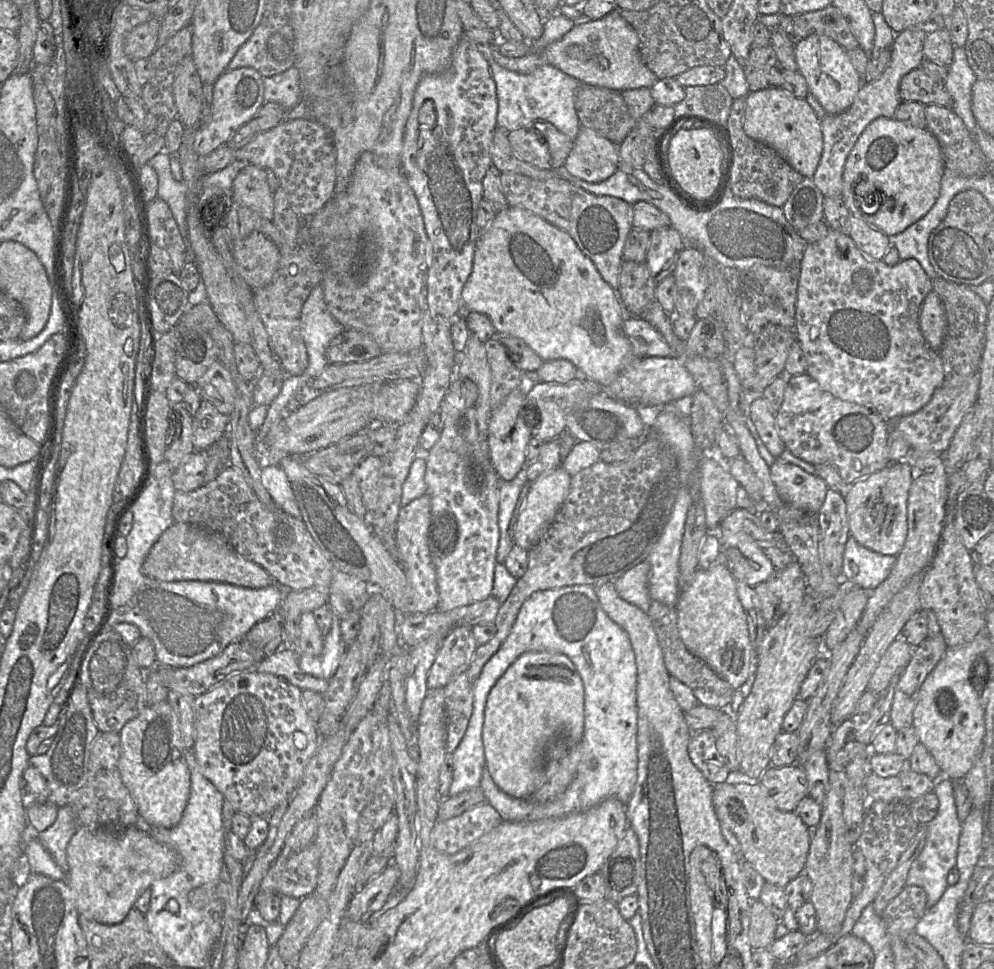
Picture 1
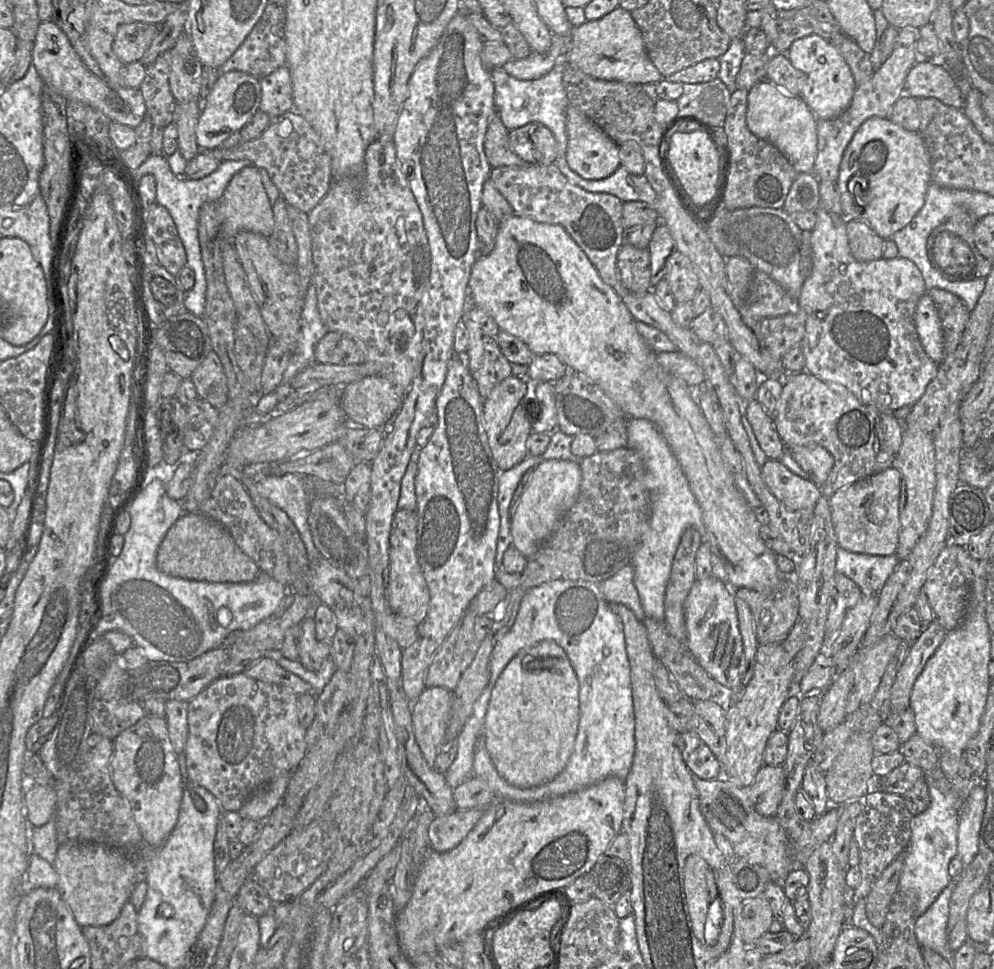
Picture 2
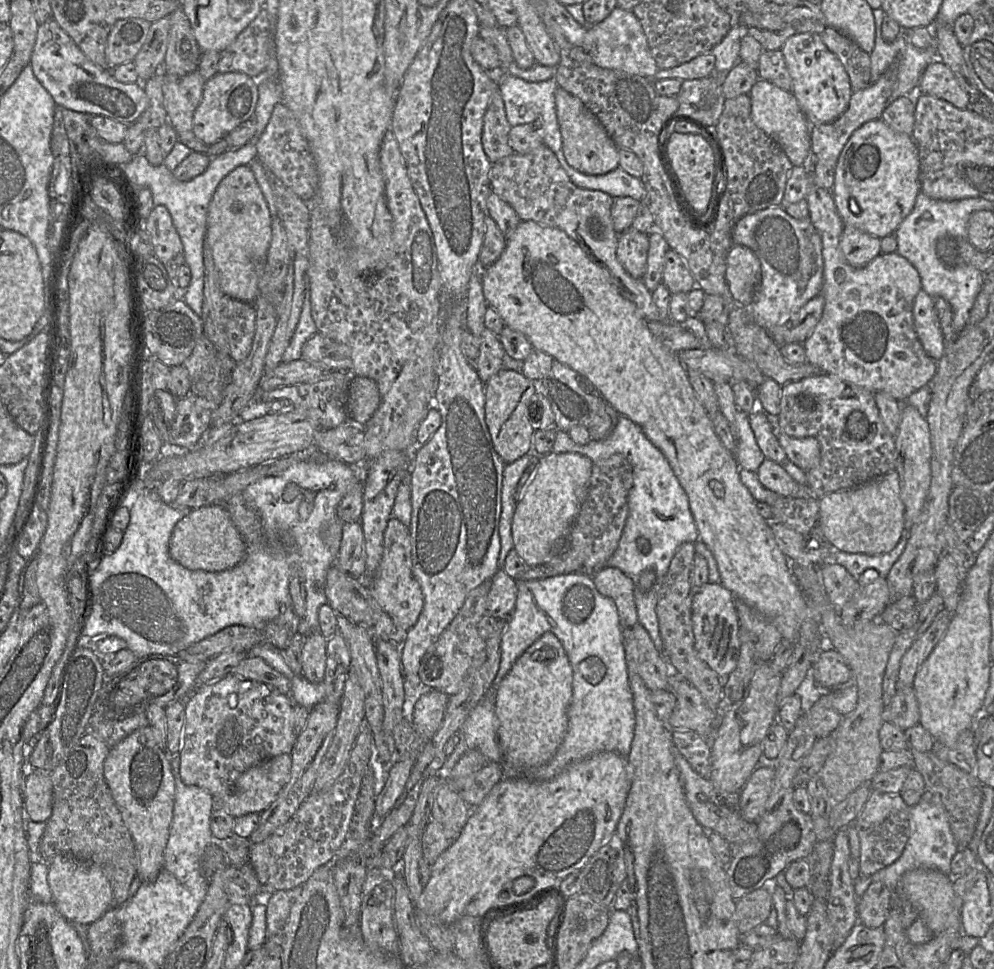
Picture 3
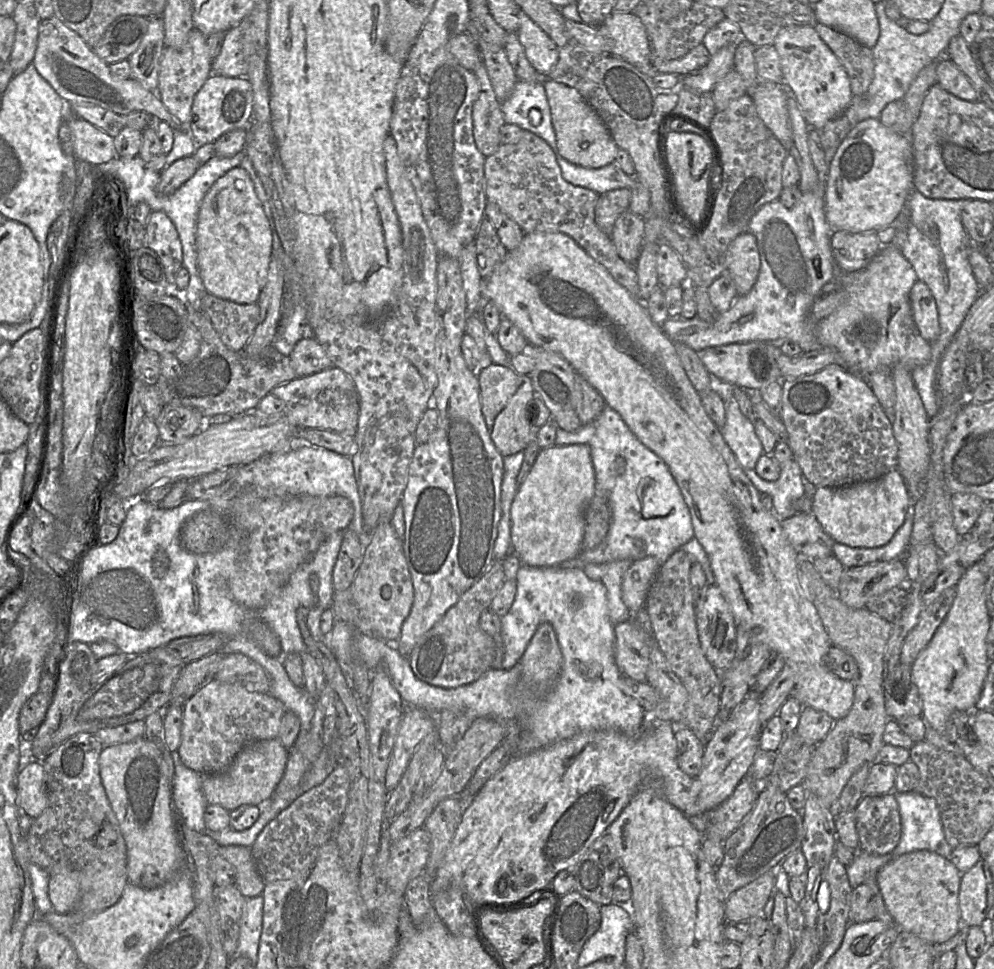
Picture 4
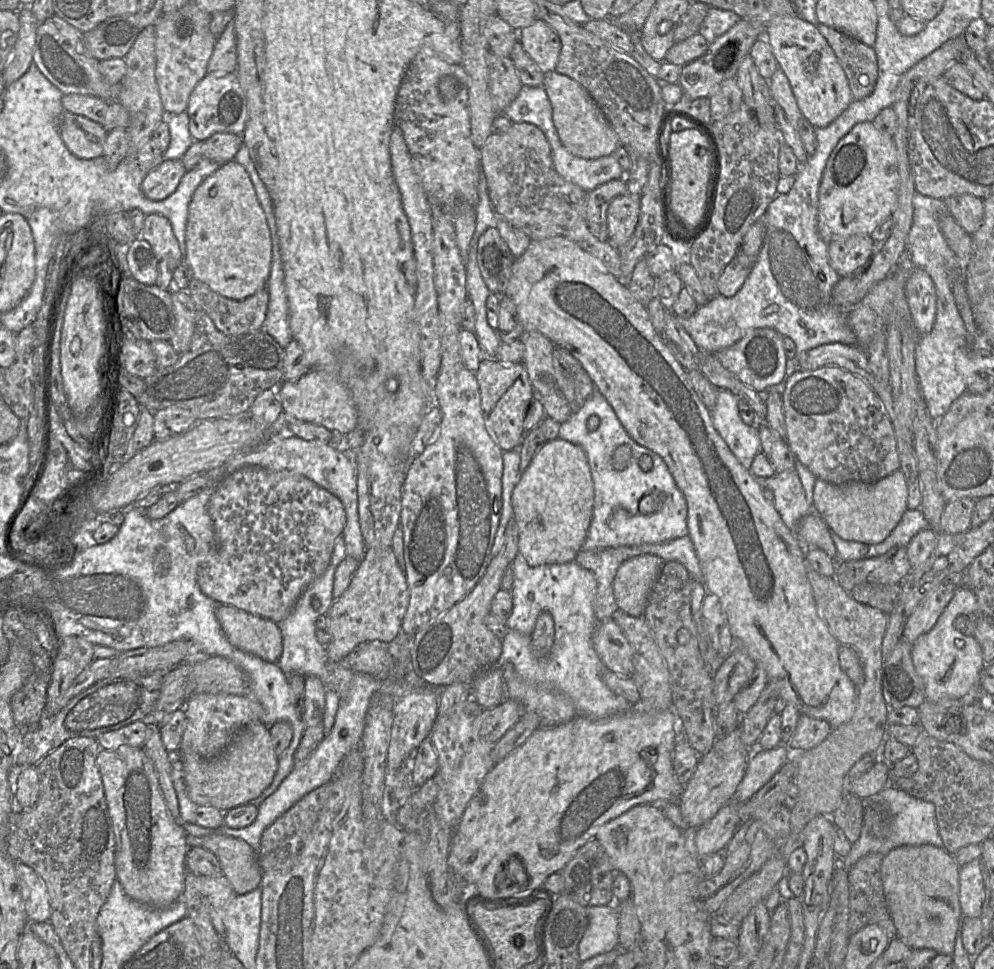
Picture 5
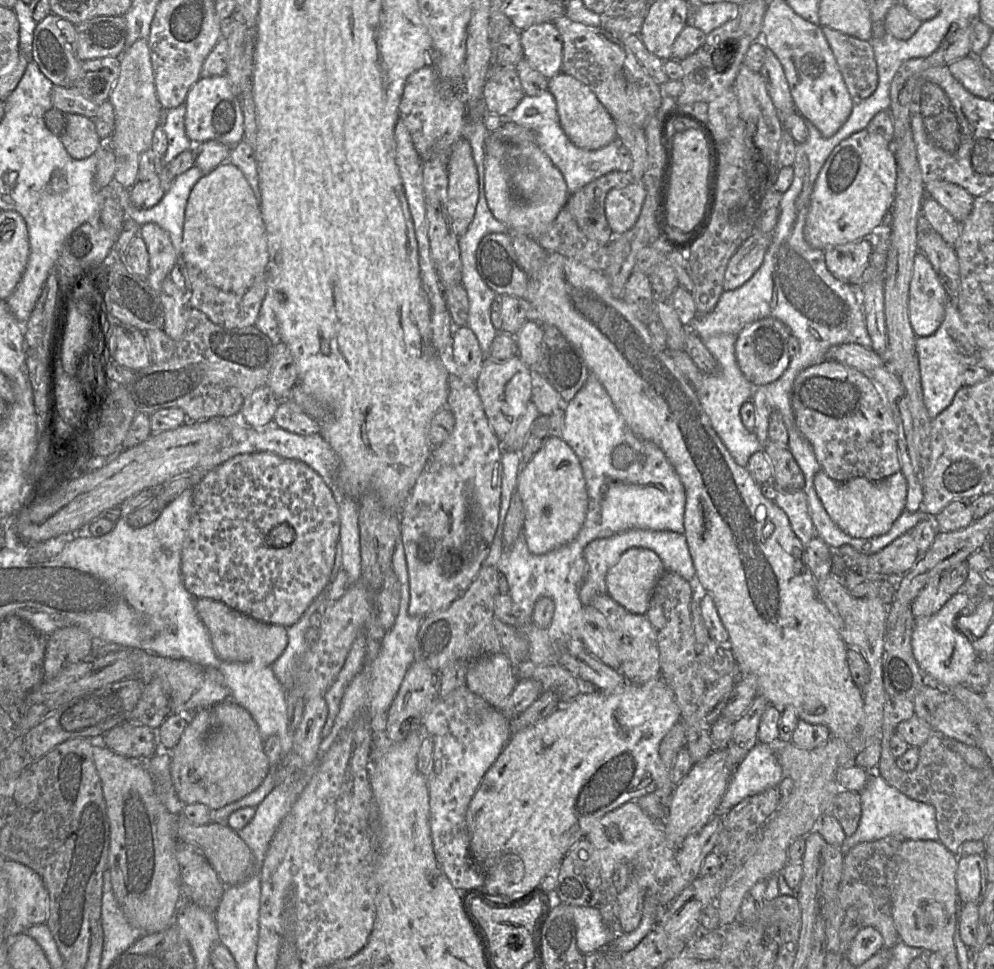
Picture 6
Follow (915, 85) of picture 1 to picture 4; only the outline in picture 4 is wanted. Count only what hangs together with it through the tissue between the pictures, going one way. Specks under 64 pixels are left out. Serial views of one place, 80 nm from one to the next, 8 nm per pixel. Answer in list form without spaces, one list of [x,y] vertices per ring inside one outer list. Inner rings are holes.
[[[944,56],[937,61],[936,84],[962,100],[969,102],[978,100],[977,92],[970,81],[948,57]]]

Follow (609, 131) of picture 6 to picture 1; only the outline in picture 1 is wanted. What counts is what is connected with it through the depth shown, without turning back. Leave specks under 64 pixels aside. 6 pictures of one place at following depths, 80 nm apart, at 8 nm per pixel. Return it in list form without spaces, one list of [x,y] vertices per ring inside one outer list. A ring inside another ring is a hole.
[[[581,126],[563,167],[580,180],[599,183],[611,177],[620,163],[618,145]]]

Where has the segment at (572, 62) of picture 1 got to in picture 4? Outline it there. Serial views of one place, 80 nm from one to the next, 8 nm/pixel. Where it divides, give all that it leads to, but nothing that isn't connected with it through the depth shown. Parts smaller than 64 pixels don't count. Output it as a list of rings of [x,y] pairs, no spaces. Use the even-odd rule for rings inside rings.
[[[612,11],[600,24],[601,33],[614,41],[611,53],[639,69],[652,66],[645,26],[634,12]]]

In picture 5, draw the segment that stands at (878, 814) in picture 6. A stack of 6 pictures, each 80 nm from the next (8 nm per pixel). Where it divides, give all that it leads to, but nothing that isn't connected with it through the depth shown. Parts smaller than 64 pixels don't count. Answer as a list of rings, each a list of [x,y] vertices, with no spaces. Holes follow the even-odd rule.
[[[888,784],[878,794],[864,800],[866,803],[879,802],[885,804],[891,812],[893,819],[890,831],[886,837],[876,837],[873,833],[868,833],[867,828],[861,828],[860,837],[851,844],[849,854],[843,859],[838,859],[839,864],[844,866],[847,871],[861,857],[869,853],[880,853],[886,856],[892,849],[902,845],[932,844],[944,847],[939,833],[936,807],[932,802],[916,798],[892,784]]]

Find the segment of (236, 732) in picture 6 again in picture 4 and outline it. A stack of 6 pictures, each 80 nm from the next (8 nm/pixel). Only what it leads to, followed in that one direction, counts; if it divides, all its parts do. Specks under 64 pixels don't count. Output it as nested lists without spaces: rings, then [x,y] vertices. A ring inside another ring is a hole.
[[[278,738],[259,740],[245,745],[230,767],[222,773],[203,775],[202,790],[209,805],[219,805],[228,811],[243,805],[261,807],[272,796],[280,782],[288,760],[288,750]]]

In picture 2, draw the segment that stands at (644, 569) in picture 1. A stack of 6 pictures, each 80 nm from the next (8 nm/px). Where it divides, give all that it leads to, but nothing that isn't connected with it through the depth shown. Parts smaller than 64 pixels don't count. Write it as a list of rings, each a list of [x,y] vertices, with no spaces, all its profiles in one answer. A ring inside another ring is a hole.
[[[631,565],[621,568],[612,577],[601,582],[599,589],[607,602],[623,604],[643,622],[645,614],[634,584],[634,569]]]

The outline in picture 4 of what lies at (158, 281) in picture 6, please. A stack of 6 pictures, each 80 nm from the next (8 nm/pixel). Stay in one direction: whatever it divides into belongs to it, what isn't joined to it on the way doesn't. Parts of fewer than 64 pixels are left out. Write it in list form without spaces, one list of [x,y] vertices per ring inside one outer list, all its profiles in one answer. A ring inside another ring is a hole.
[[[152,211],[145,224],[146,246],[159,257],[173,289],[176,273],[183,266],[182,244],[171,219],[163,211]]]

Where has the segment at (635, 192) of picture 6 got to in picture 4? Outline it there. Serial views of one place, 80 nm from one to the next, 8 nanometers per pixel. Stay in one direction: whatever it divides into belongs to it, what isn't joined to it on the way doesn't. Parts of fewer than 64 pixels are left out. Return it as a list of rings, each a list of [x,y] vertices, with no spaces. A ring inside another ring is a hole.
[[[630,210],[623,212],[614,223],[610,237],[618,255],[630,265],[634,265],[641,254],[644,227],[644,218]]]

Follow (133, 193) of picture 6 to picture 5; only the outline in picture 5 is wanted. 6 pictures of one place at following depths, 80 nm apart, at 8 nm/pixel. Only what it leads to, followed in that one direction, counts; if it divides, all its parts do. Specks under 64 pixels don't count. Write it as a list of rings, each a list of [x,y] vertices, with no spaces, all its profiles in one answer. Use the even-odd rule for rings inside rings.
[[[180,159],[163,161],[147,173],[141,183],[141,191],[149,200],[162,201],[176,190],[186,172]]]

